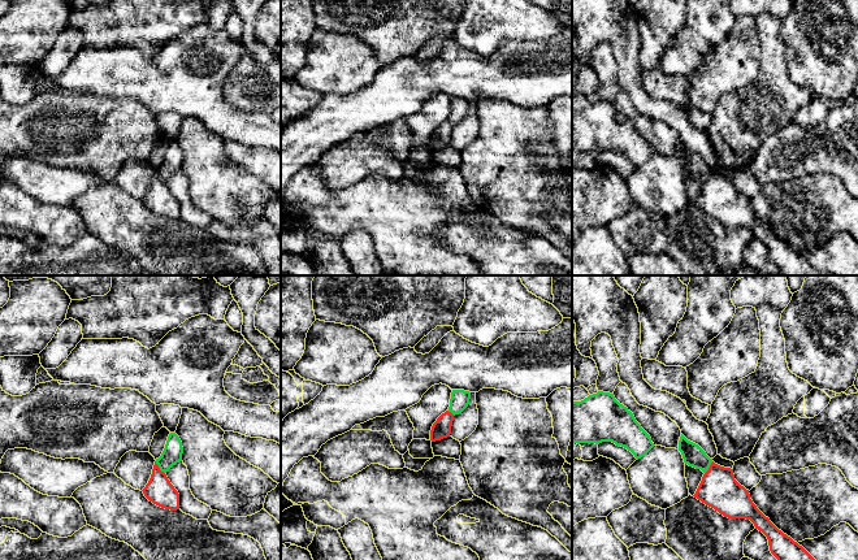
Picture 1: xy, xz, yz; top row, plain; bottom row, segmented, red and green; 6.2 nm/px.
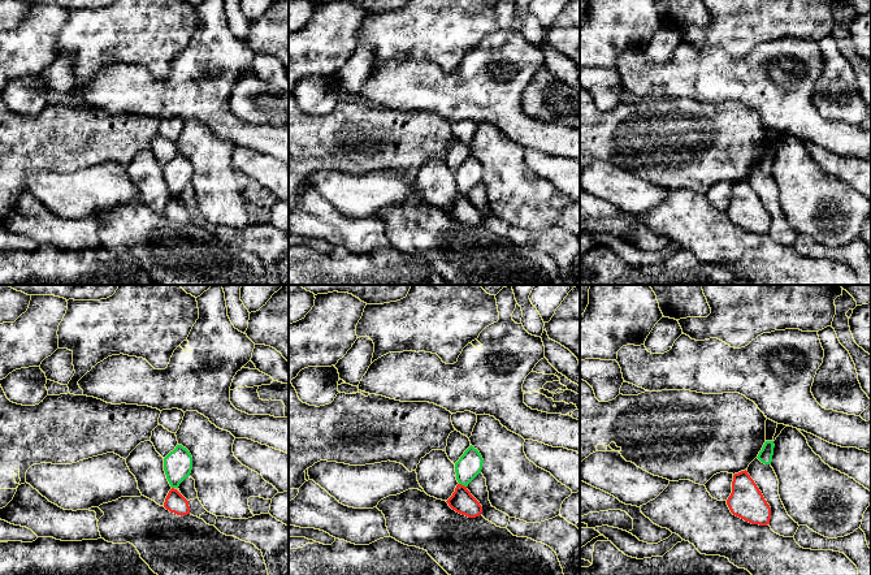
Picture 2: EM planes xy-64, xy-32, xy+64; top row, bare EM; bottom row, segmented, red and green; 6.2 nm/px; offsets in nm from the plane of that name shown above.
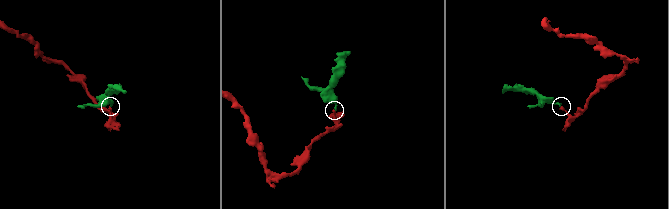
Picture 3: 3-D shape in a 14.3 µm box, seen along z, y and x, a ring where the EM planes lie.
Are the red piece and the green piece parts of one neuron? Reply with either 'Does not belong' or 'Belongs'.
Does not belong

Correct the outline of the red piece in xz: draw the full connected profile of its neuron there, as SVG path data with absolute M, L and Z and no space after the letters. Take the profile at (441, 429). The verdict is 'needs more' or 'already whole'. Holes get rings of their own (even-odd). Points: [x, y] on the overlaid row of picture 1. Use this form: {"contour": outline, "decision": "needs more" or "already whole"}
{"contour": "M446 411L442 413L432 426L430 440L436 442L450 437L452 421L454 414L451 412Z", "decision": "already whole"}

